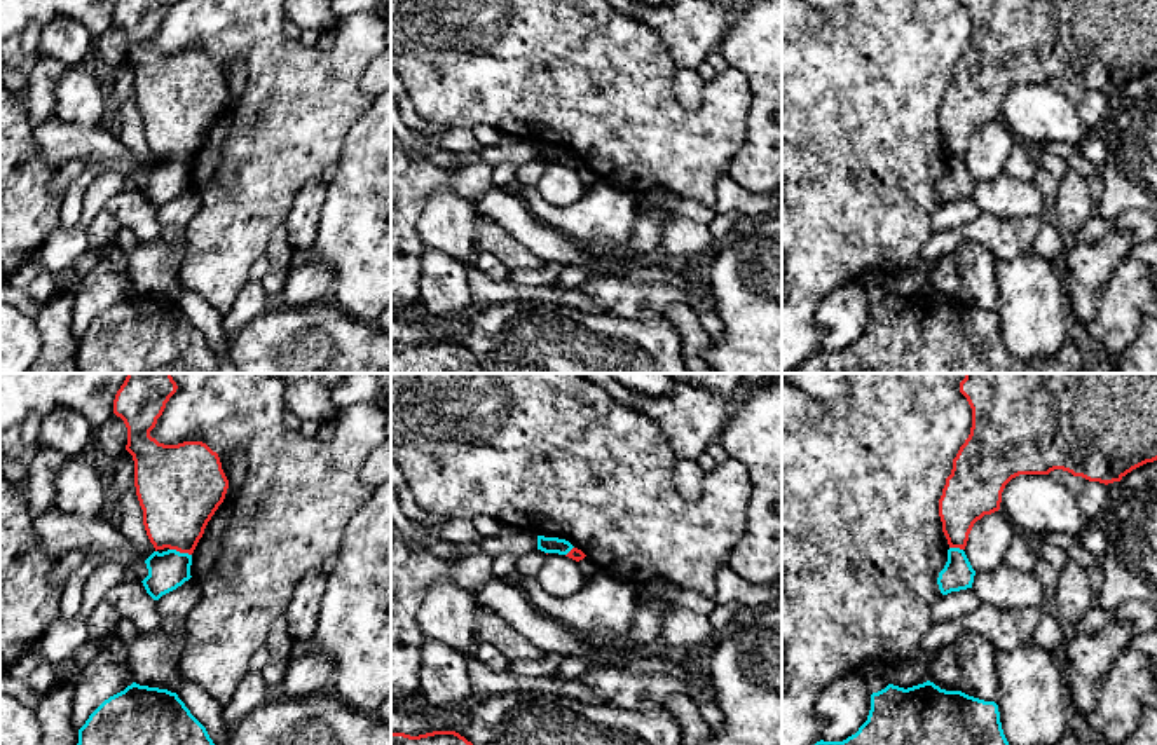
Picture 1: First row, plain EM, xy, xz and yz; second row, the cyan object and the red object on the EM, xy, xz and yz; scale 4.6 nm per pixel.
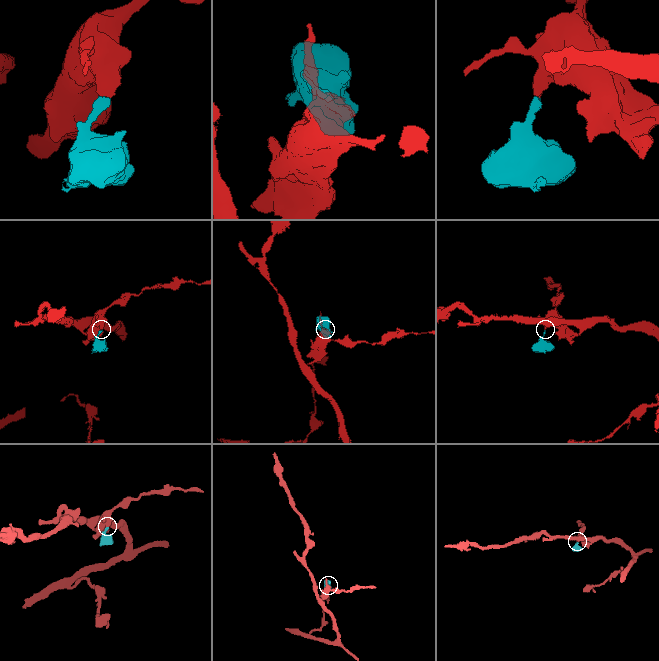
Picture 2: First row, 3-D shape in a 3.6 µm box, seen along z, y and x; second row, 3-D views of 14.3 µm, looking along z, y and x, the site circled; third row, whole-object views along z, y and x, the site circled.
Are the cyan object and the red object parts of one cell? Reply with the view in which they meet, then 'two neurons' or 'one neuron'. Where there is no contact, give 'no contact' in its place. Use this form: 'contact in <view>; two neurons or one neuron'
contact in xy; two neurons

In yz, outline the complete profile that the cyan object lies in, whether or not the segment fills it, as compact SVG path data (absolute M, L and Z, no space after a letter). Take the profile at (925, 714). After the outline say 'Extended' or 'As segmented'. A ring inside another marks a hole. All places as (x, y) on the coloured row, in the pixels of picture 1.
M927 680L871 694L867 721L843 742L815 745L1009 745L998 705Z. As segmented

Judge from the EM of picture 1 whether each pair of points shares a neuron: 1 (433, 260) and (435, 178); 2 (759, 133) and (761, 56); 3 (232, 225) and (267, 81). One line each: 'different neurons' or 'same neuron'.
1: different neurons
2: same neuron
3: same neuron

